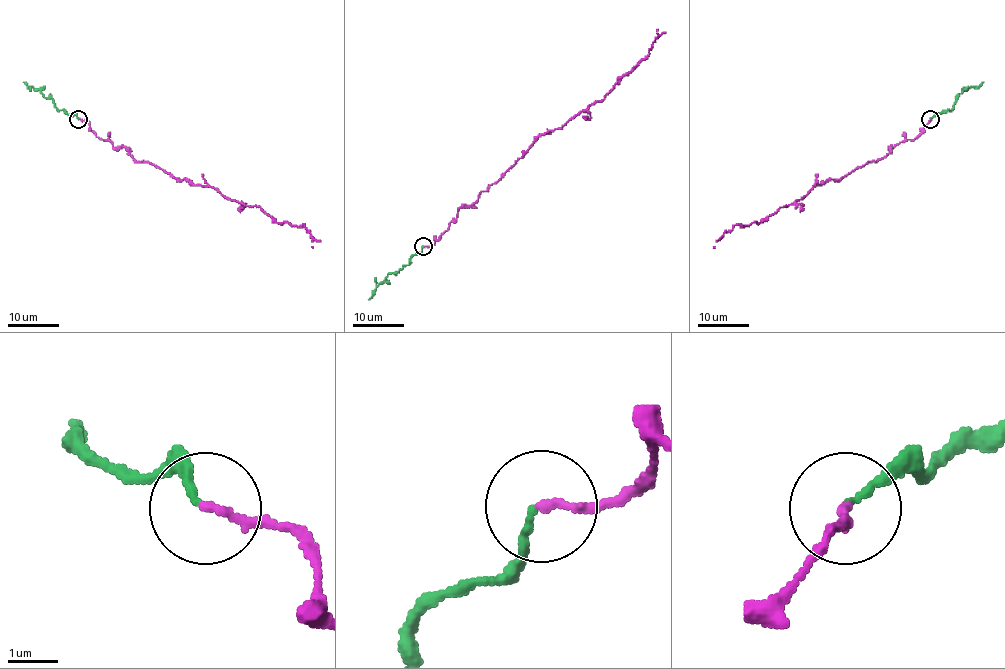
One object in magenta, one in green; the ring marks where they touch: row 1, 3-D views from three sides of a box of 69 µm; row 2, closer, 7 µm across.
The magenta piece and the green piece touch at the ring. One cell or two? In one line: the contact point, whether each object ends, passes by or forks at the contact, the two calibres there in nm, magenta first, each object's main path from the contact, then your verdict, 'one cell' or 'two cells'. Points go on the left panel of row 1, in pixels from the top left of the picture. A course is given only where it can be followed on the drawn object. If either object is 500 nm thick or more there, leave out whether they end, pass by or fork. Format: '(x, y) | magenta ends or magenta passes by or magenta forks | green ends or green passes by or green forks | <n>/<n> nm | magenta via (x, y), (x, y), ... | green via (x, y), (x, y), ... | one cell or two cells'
(78, 119) | magenta ends | green ends | 160/140 nm | magenta via (78, 119), (137, 161), (258, 206), (277, 222), (304, 225), (312, 248) | green via (78, 118), (59, 110), (53, 100), (23, 82) | one cell

